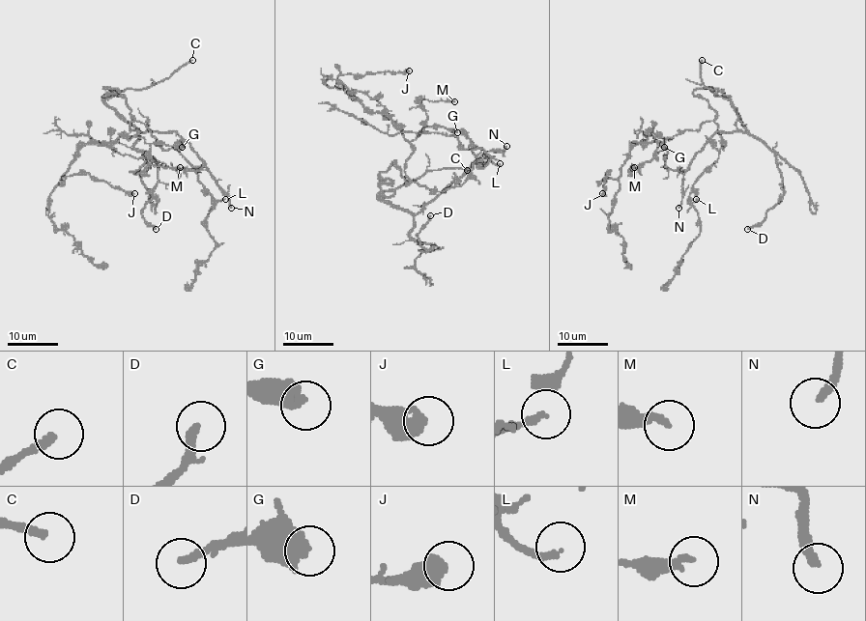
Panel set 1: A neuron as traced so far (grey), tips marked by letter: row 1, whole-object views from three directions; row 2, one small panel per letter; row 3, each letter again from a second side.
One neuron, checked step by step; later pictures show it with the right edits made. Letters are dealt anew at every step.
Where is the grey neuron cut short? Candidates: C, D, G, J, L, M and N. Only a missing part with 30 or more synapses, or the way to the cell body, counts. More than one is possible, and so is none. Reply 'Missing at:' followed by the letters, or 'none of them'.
Missing at: C, N

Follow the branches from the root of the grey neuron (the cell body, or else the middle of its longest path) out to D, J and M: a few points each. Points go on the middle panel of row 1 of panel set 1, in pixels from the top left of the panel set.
D: (413, 182), (445, 191), (457, 180), (414, 216), (409, 235), (430, 244), (427, 250), (417, 235), (430, 215)
J: (413, 182), (404, 171), (413, 147), (403, 132), (385, 115), (368, 112), (336, 85), (341, 74), (409, 70)
M: (413, 182), (405, 174), (404, 163), (413, 151), (411, 142), (425, 126), (427, 113), (421, 100), (454, 101)

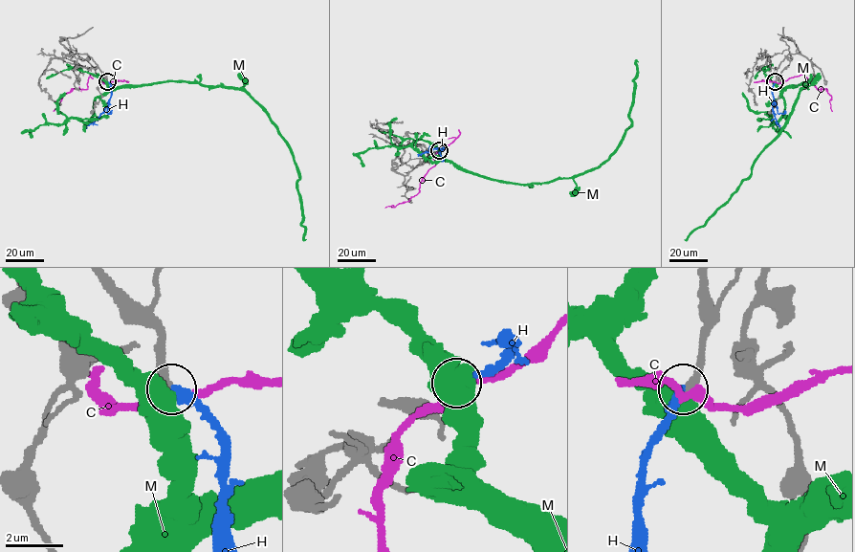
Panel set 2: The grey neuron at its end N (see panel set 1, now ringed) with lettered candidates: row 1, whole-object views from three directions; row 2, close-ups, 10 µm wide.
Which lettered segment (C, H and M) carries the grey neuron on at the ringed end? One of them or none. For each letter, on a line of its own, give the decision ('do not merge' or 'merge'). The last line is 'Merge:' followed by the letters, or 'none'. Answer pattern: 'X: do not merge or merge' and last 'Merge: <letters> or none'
C: do not merge
H: merge
M: do not merge
Merge: H

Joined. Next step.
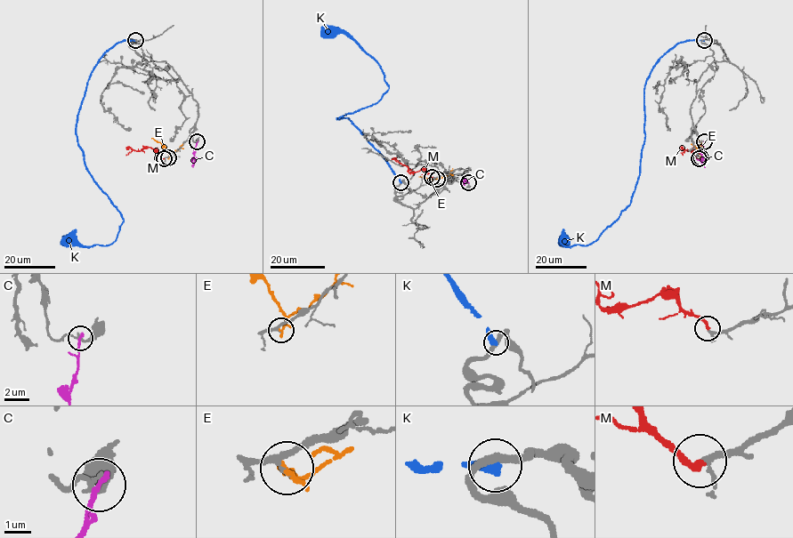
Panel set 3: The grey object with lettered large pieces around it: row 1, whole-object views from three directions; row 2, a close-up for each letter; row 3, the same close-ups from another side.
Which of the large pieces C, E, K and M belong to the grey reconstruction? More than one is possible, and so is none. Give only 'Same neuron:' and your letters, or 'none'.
Same neuron: M

